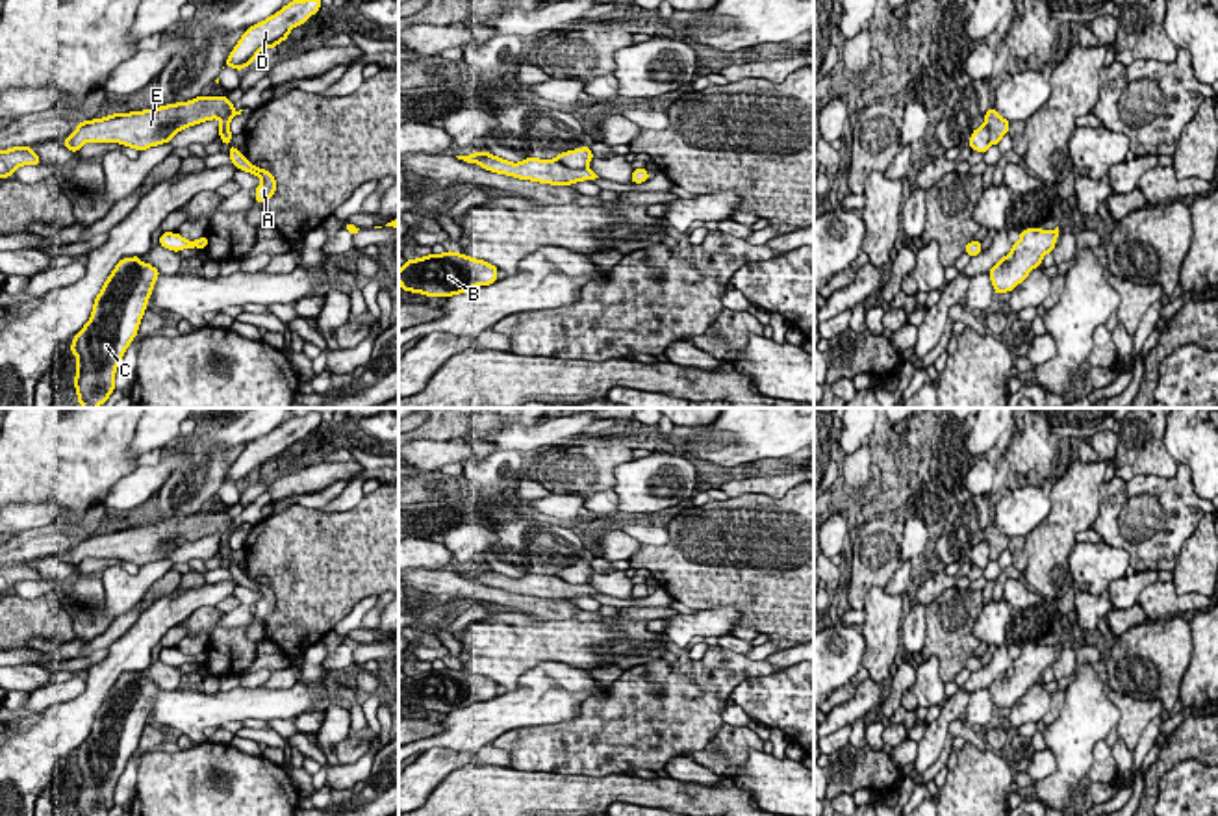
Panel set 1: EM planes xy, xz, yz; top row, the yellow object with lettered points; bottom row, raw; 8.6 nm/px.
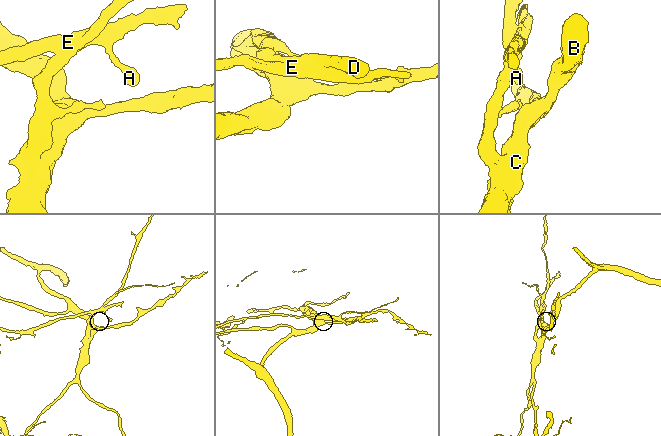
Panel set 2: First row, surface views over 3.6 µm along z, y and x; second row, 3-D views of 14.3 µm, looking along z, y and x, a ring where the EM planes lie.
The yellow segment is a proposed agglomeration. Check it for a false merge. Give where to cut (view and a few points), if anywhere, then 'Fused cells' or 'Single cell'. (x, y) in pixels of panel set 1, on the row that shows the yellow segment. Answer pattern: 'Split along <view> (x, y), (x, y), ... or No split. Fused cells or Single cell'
Split along xz (555, 160), (586, 169). Fused cells

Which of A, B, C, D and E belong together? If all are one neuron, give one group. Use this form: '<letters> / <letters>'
A E / B C D

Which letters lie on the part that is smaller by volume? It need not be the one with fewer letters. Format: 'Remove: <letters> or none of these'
Remove: A, E

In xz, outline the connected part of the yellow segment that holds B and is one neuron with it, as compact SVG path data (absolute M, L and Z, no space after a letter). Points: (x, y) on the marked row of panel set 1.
M443 252L406 260L399 271L402 291L423 293L426 297L452 297L476 286L497 282L497 267L458 252Z

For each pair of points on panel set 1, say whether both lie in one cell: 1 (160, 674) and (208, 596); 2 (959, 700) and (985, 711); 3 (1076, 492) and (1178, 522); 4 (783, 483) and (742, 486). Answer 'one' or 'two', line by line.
1: two
2: two
3: two
4: one

